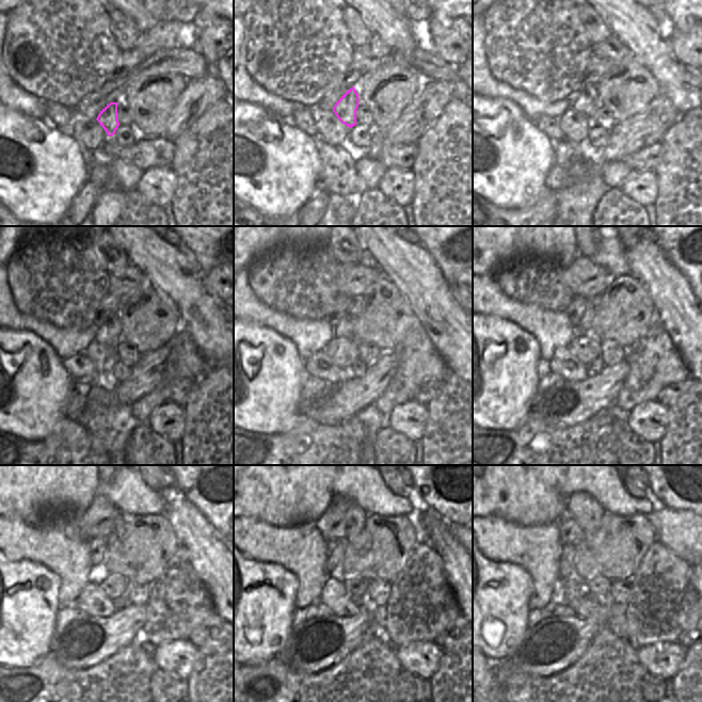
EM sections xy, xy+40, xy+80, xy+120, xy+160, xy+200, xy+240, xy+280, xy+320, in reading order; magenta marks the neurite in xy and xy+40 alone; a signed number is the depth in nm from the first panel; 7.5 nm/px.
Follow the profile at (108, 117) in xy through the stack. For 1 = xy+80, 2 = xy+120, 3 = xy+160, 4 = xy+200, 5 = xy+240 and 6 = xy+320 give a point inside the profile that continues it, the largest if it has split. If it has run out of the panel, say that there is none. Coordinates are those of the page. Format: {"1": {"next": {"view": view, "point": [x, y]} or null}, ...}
{"1": {"next": {"view": "xy+80", "point": [586, 101]}}, "2": {"next": {"view": "xy+120", "point": [109, 331]}}, "3": {"next": {"view": "xy+160", "point": [345, 328]}}, "4": {"next": {"view": "xy+200", "point": [586, 322]}}, "5": {"next": {"view": "xy+240", "point": [121, 521]}}, "6": {"next": {"view": "xy+320", "point": [587, 511]}}}

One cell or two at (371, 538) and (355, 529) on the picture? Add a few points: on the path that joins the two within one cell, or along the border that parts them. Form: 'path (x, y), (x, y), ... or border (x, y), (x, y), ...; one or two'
border (367, 514), (364, 527), (346, 542); two

